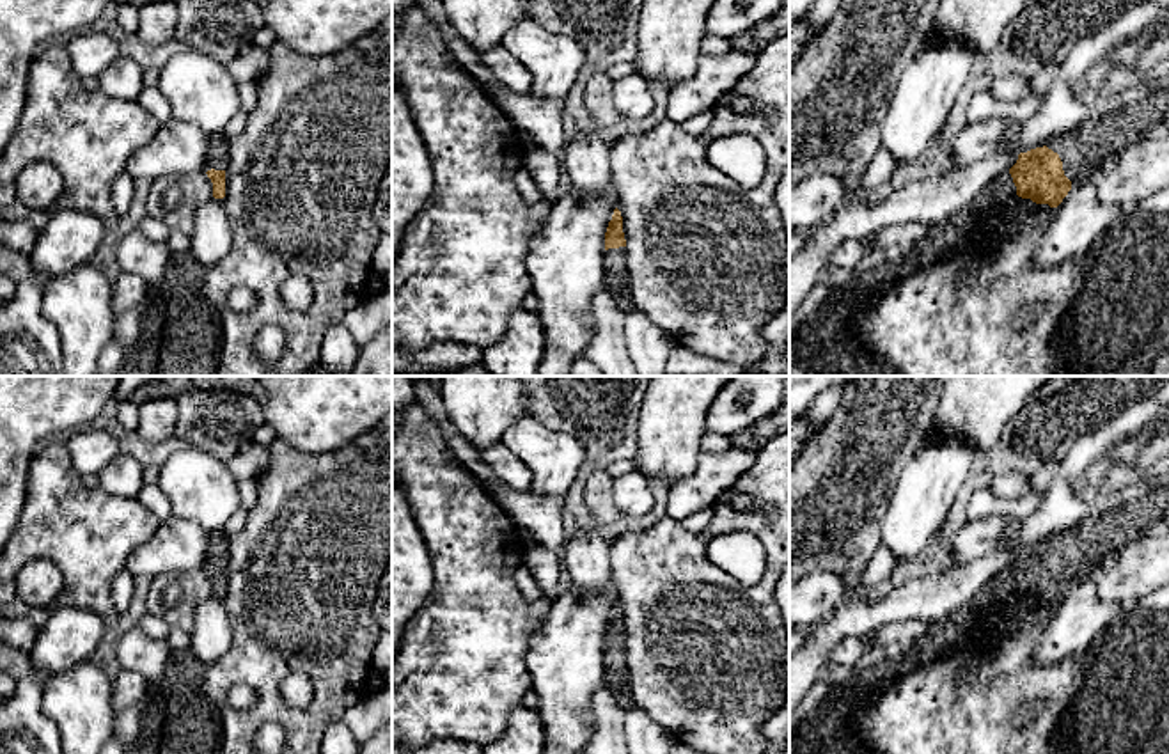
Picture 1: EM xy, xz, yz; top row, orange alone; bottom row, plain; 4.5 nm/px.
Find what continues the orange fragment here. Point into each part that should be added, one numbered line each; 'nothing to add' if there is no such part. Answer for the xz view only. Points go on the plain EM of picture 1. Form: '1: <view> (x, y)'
1: xz (616, 678)

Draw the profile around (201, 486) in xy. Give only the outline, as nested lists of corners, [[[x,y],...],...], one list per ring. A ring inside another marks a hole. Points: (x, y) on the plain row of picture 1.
[[[193,445],[176,449],[158,474],[172,514],[199,523],[209,536],[241,507],[238,483],[229,461]]]

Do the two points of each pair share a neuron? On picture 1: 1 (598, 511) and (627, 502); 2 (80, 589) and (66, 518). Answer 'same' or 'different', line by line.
1: different
2: same

